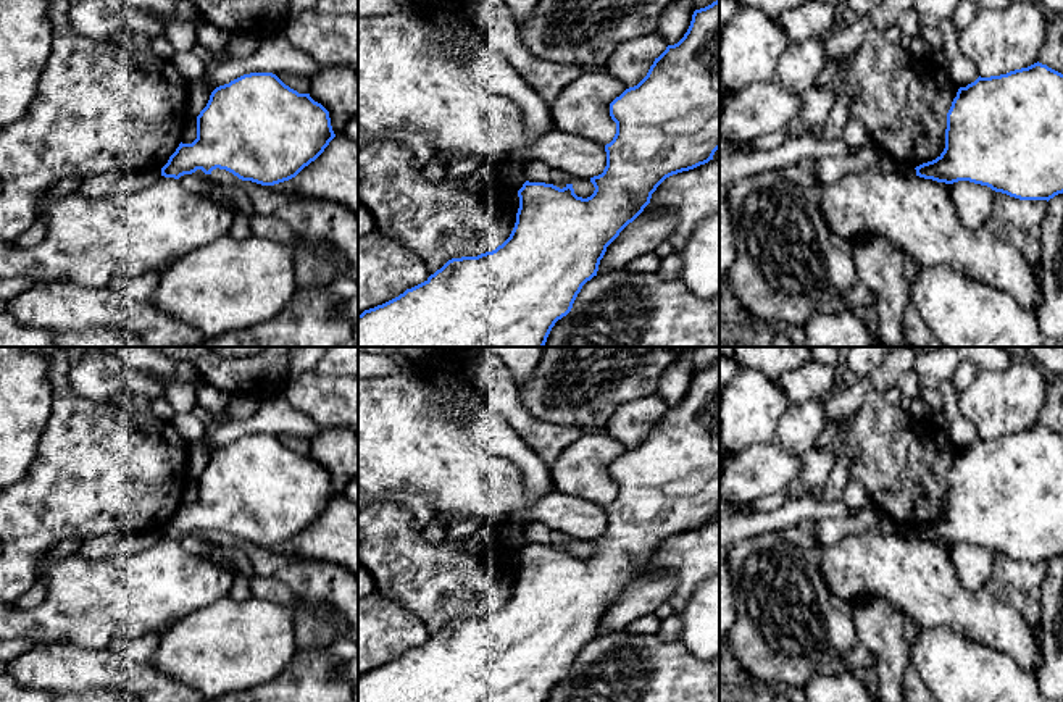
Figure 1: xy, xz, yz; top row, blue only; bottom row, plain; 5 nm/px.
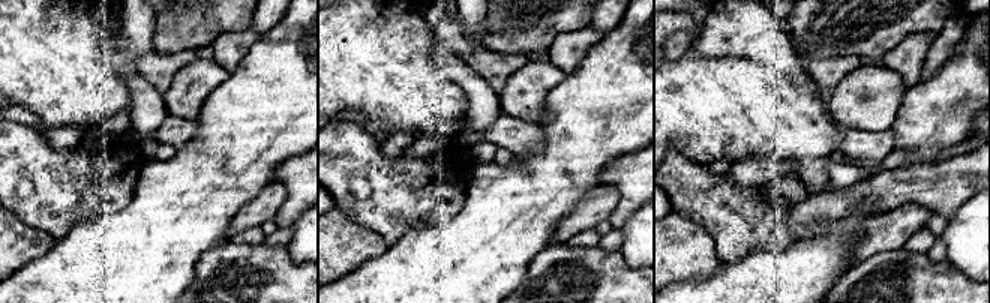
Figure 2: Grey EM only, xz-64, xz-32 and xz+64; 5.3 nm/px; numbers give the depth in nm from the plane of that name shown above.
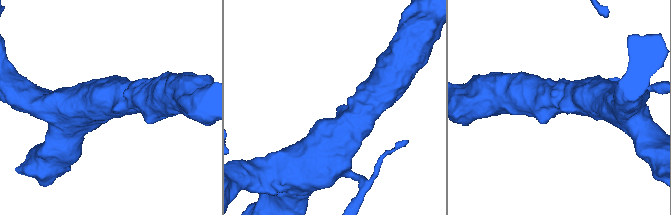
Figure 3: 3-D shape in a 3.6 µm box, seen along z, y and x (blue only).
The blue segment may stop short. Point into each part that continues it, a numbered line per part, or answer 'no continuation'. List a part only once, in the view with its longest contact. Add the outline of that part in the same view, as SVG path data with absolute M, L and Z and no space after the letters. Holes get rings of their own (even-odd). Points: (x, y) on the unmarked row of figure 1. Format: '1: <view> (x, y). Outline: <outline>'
no continuation

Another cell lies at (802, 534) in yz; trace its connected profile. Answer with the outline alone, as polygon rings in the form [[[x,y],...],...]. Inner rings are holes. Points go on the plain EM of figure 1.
[[[803,521],[797,526],[786,528],[779,531],[779,534],[786,542],[795,544],[797,547],[803,549],[805,554],[818,563],[821,547],[818,545],[815,537],[813,521]]]

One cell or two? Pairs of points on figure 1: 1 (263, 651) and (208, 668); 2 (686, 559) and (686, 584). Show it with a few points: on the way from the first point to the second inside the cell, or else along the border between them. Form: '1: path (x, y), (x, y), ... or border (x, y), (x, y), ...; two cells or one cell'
1: path (250, 651), (233, 662), (221, 662); one cell
2: path (686, 565), (686, 578); one cell

